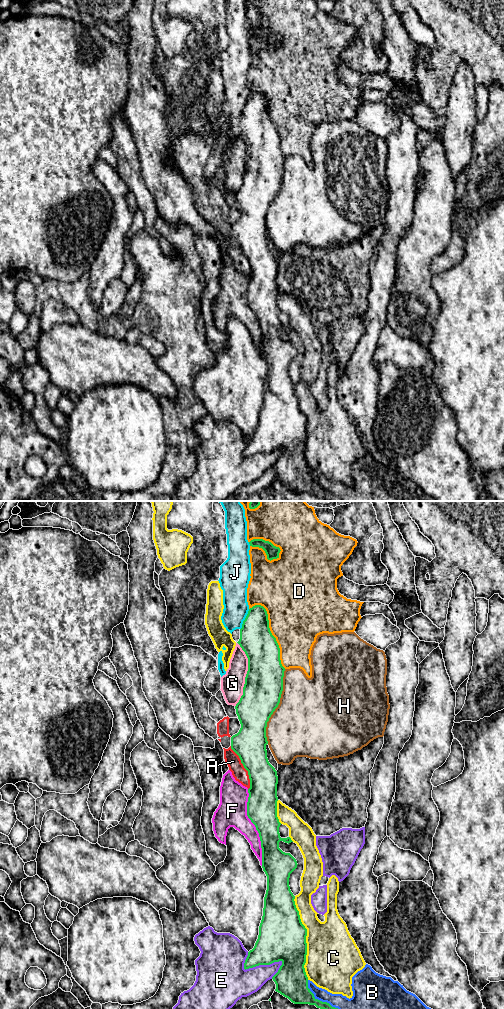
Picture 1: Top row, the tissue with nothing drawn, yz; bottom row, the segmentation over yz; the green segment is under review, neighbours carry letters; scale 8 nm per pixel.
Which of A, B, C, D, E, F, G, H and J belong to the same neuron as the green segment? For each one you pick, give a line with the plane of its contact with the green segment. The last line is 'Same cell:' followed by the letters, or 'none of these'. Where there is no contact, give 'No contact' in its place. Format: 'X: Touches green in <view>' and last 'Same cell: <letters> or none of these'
Same cell: none of these

